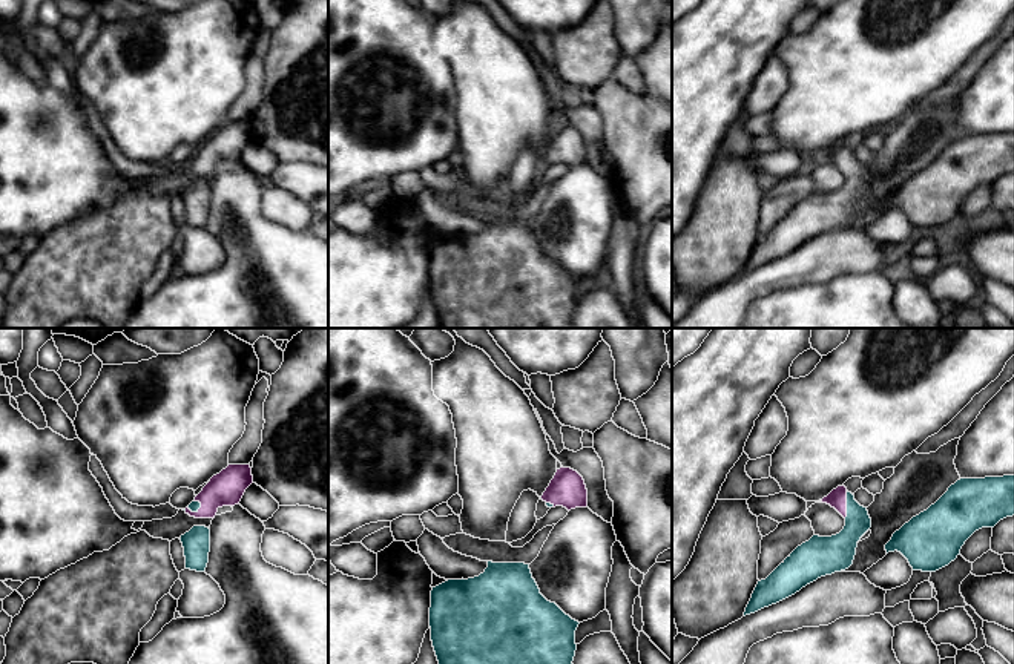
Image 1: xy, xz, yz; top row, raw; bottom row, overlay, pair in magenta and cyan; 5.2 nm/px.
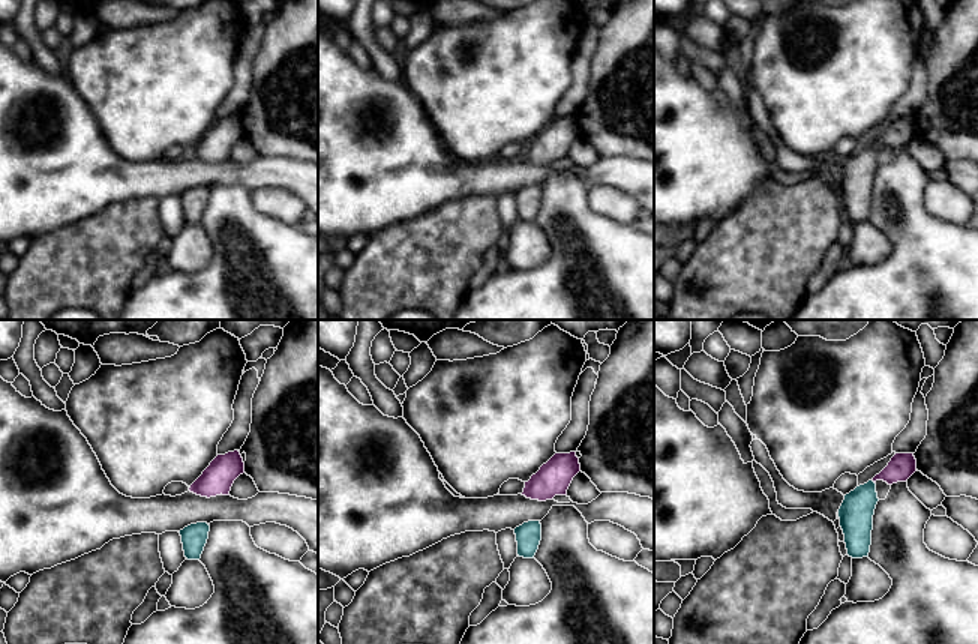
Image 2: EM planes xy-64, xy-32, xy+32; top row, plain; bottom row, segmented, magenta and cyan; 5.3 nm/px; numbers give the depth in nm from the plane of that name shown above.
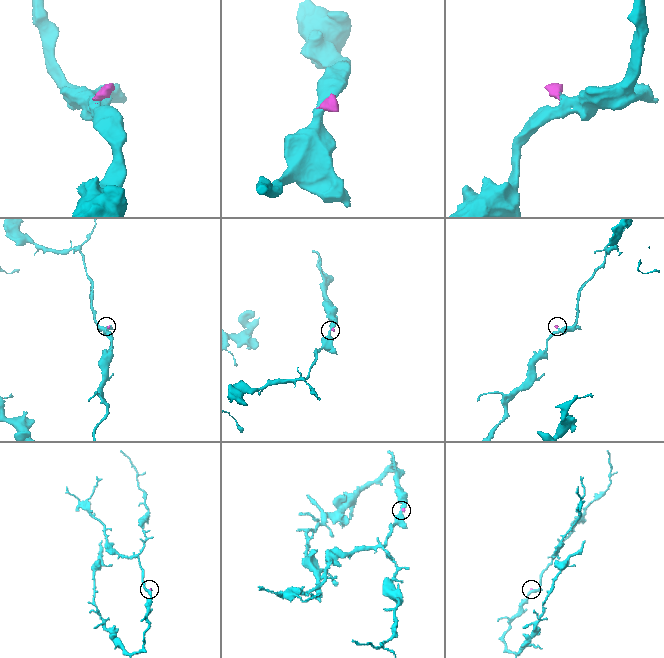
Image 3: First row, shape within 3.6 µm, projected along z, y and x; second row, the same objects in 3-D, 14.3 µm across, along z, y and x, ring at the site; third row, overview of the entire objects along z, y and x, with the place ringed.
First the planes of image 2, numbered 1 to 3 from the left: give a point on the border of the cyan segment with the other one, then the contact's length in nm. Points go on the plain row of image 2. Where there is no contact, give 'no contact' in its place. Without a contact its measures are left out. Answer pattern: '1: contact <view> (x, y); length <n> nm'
1: no contact
2: no contact
3: contact xy+32 (873, 144); length 40 nm

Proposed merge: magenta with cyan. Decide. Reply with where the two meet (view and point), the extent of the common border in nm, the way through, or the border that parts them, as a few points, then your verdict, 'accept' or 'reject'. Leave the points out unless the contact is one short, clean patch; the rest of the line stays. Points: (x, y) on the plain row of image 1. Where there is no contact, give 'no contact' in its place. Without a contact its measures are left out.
yz (846, 161) | 140 nm | across yz (836, 155), (846, 161), (852, 189), (838, 207) | accept

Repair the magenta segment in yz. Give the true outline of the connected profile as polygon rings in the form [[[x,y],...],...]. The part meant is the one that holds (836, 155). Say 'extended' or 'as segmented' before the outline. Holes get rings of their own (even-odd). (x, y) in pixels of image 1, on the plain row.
extended; [[[844,141],[821,158],[845,175],[844,186],[831,193],[813,192],[798,202],[765,236],[758,238],[744,273],[776,261],[818,235],[845,227],[853,221],[858,198],[871,184],[867,164],[861,163]]]

